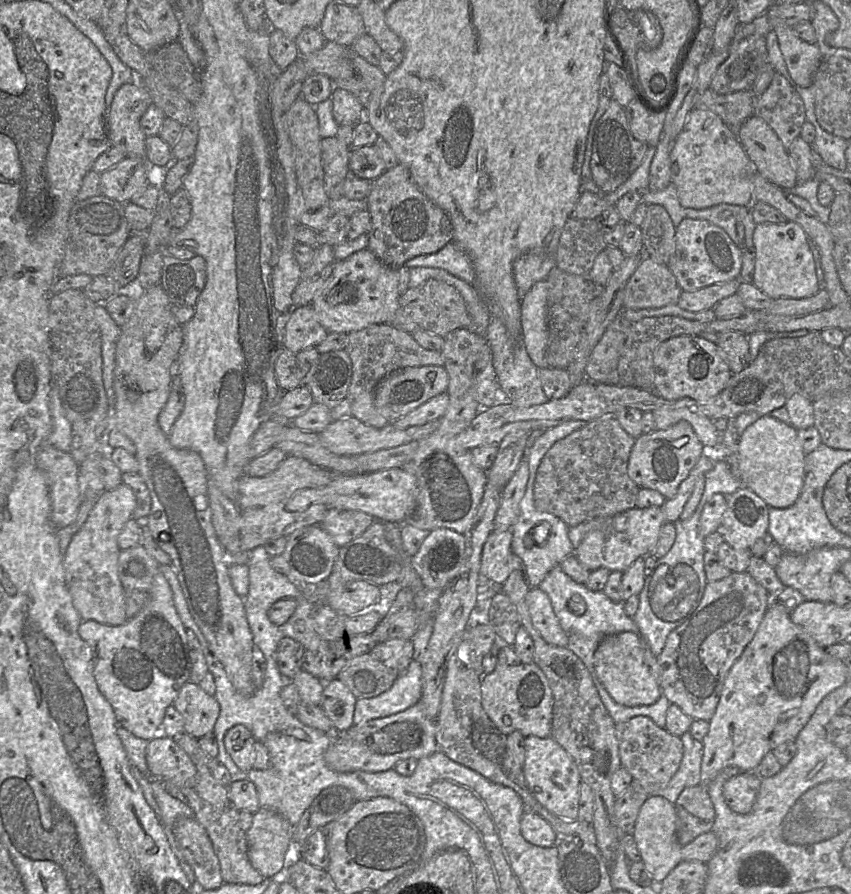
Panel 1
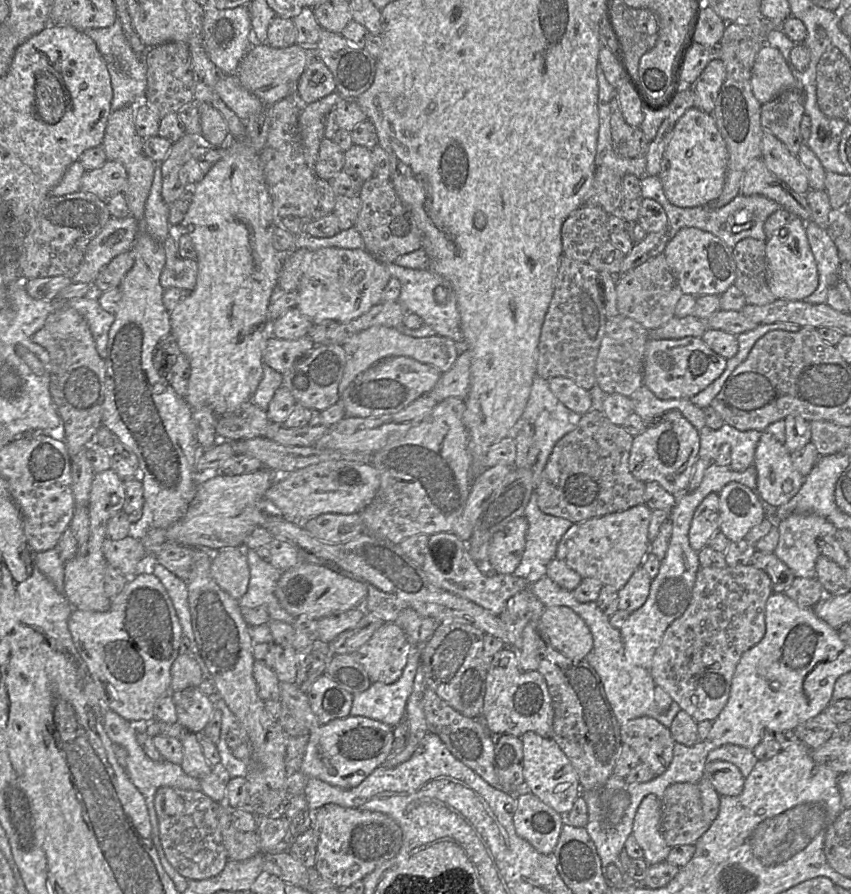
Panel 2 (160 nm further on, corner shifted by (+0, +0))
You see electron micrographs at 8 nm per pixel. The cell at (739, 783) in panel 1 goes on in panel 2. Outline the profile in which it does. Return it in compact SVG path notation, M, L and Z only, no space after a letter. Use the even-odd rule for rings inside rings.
M707 761L704 778L711 783L720 796L738 796L744 788L745 777L739 768L730 762Z

